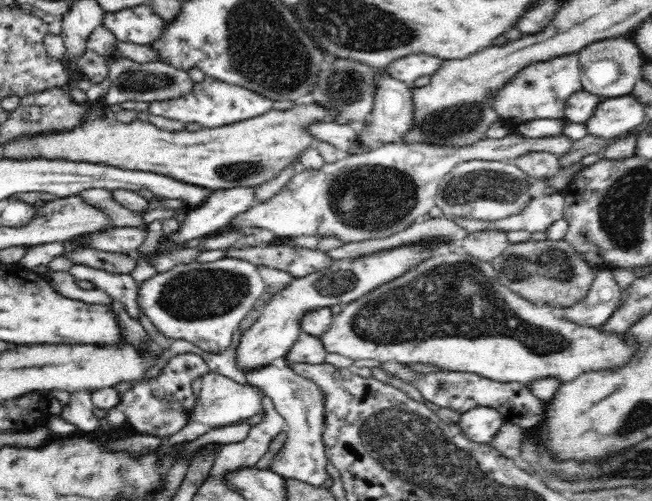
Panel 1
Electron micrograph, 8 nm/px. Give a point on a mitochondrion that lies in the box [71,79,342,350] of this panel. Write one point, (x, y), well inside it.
(196, 294)

